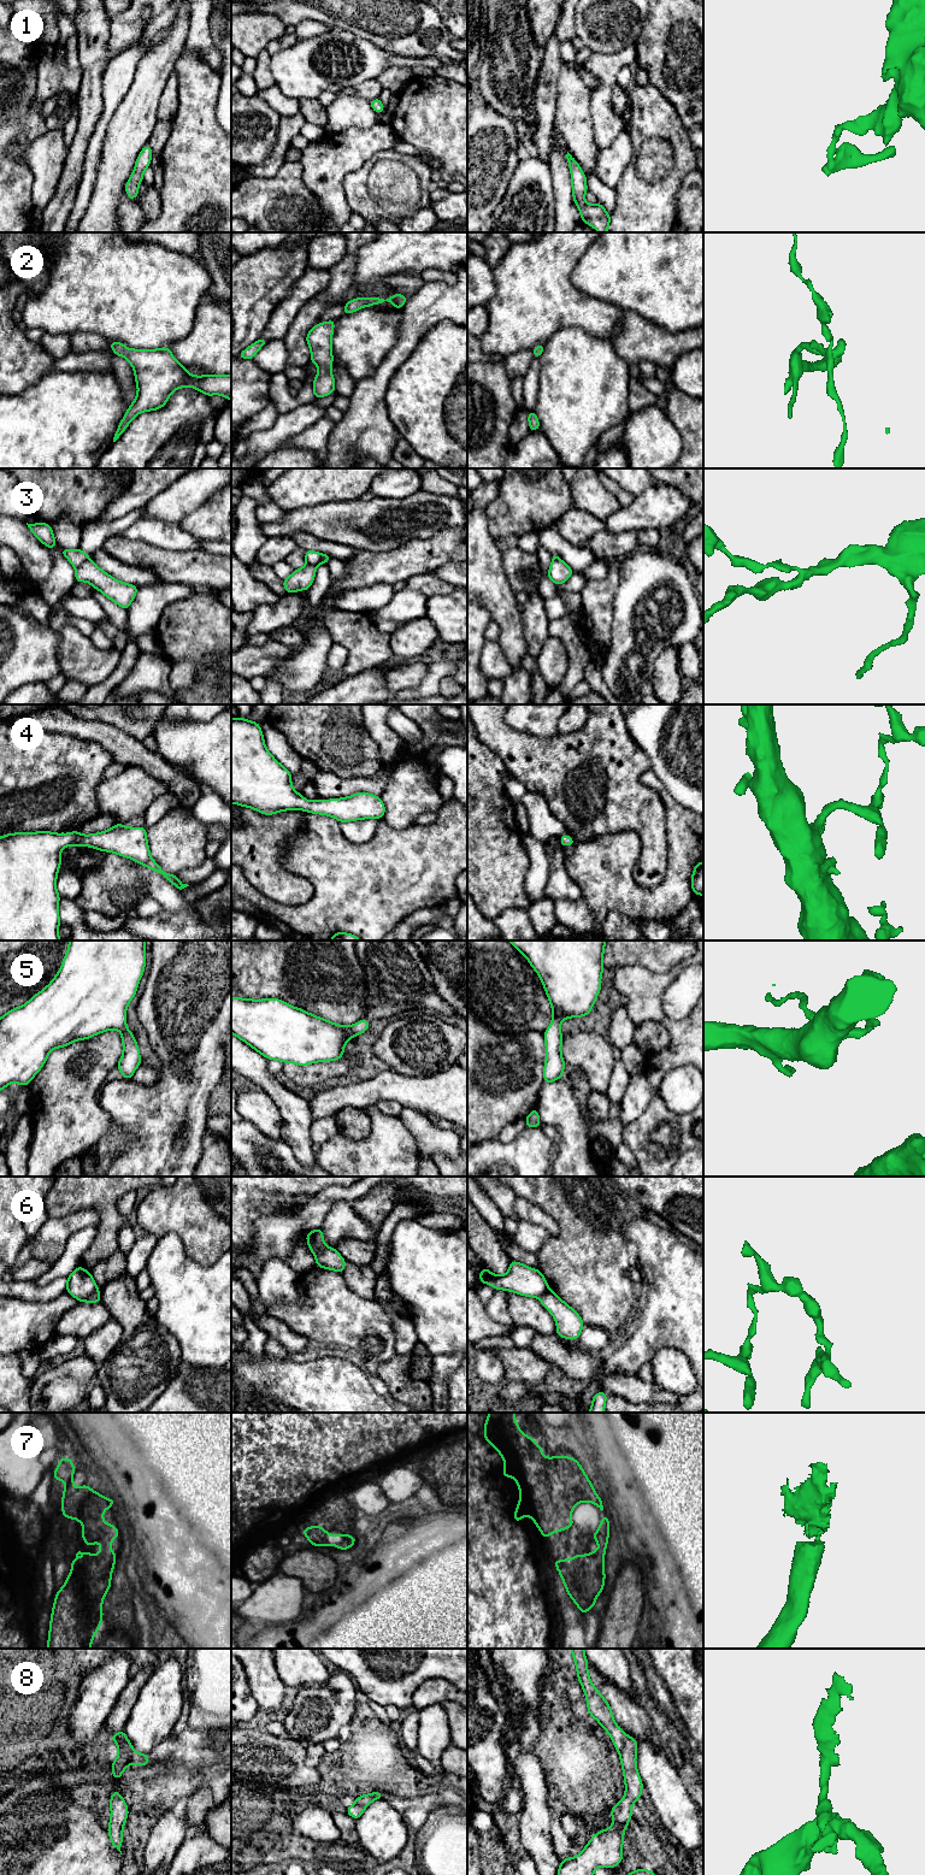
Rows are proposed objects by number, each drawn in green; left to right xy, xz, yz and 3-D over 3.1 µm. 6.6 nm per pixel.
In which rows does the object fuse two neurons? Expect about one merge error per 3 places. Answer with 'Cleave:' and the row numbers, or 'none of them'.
Cleave: 3, 6

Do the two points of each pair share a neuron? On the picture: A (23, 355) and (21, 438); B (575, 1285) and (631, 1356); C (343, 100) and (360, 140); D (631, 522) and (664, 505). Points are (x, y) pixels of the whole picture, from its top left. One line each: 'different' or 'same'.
A: different
B: different
C: different
D: same

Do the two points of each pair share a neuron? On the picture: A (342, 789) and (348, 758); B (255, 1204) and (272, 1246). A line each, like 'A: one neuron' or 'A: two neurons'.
A: two neurons
B: two neurons

